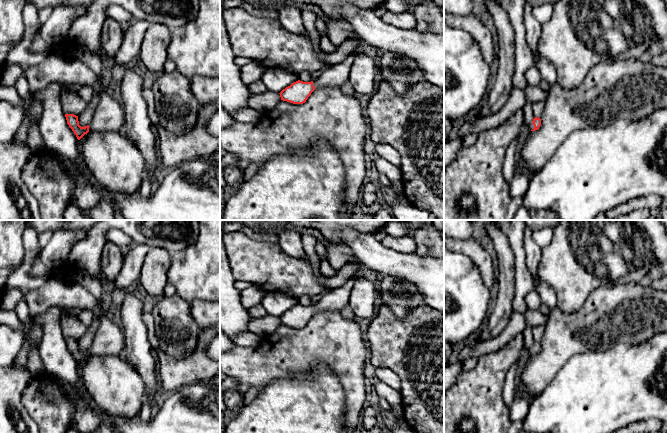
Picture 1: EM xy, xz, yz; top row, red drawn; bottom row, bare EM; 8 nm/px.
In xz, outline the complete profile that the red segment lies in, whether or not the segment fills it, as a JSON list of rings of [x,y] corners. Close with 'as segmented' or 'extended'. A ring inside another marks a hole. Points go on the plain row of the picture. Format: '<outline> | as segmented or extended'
[[[355,278],[348,279],[342,286],[325,292],[321,299],[311,306],[296,305],[279,318],[281,324],[293,328],[303,328],[311,317],[321,311],[342,311],[348,305]]] | extended

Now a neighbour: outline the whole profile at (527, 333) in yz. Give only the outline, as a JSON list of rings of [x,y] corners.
[[[527,325],[523,332],[523,338],[524,338],[524,347],[529,350],[529,348],[533,345],[533,343],[535,342],[533,339],[533,333],[532,333],[532,326]]]

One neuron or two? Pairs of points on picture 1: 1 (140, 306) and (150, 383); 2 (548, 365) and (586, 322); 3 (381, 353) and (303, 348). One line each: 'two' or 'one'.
1: one
2: one
3: two

